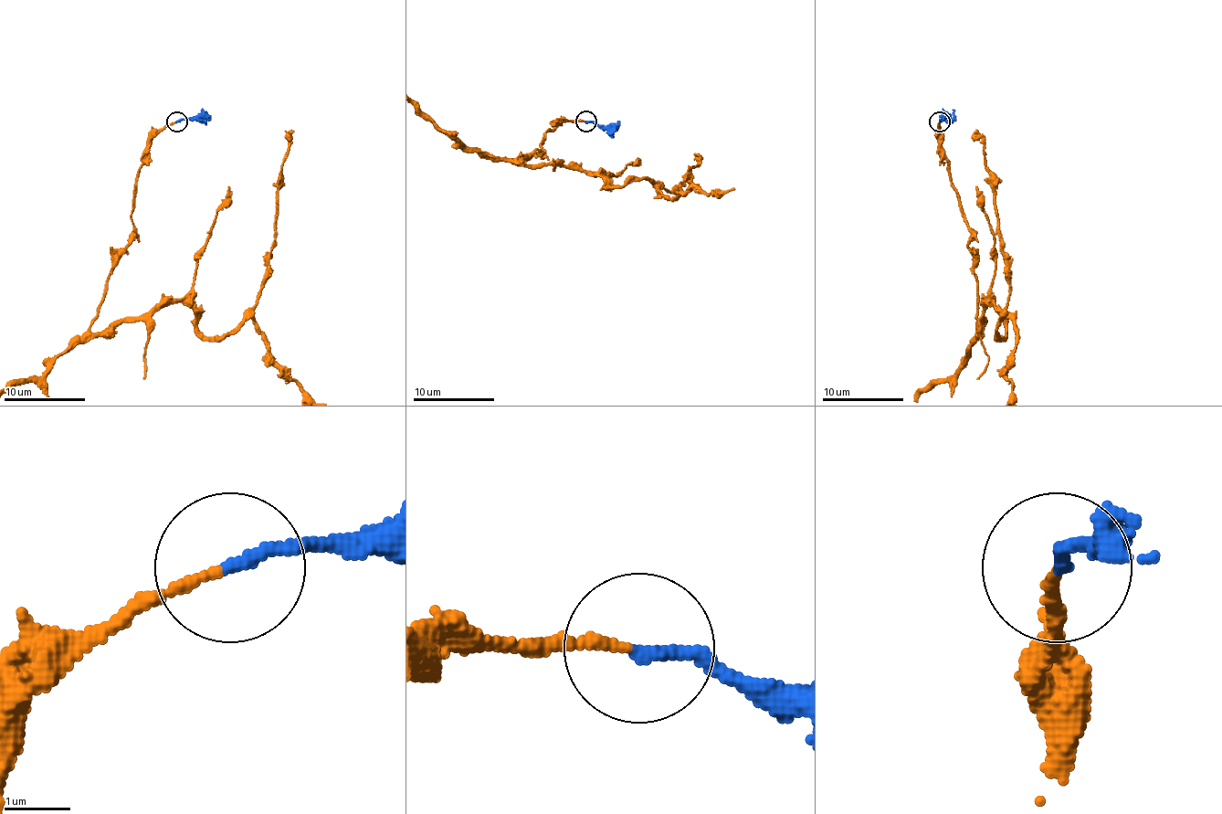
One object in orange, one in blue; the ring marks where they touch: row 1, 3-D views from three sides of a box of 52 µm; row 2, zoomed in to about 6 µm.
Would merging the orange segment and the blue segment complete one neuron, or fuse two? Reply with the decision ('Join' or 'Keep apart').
Join

